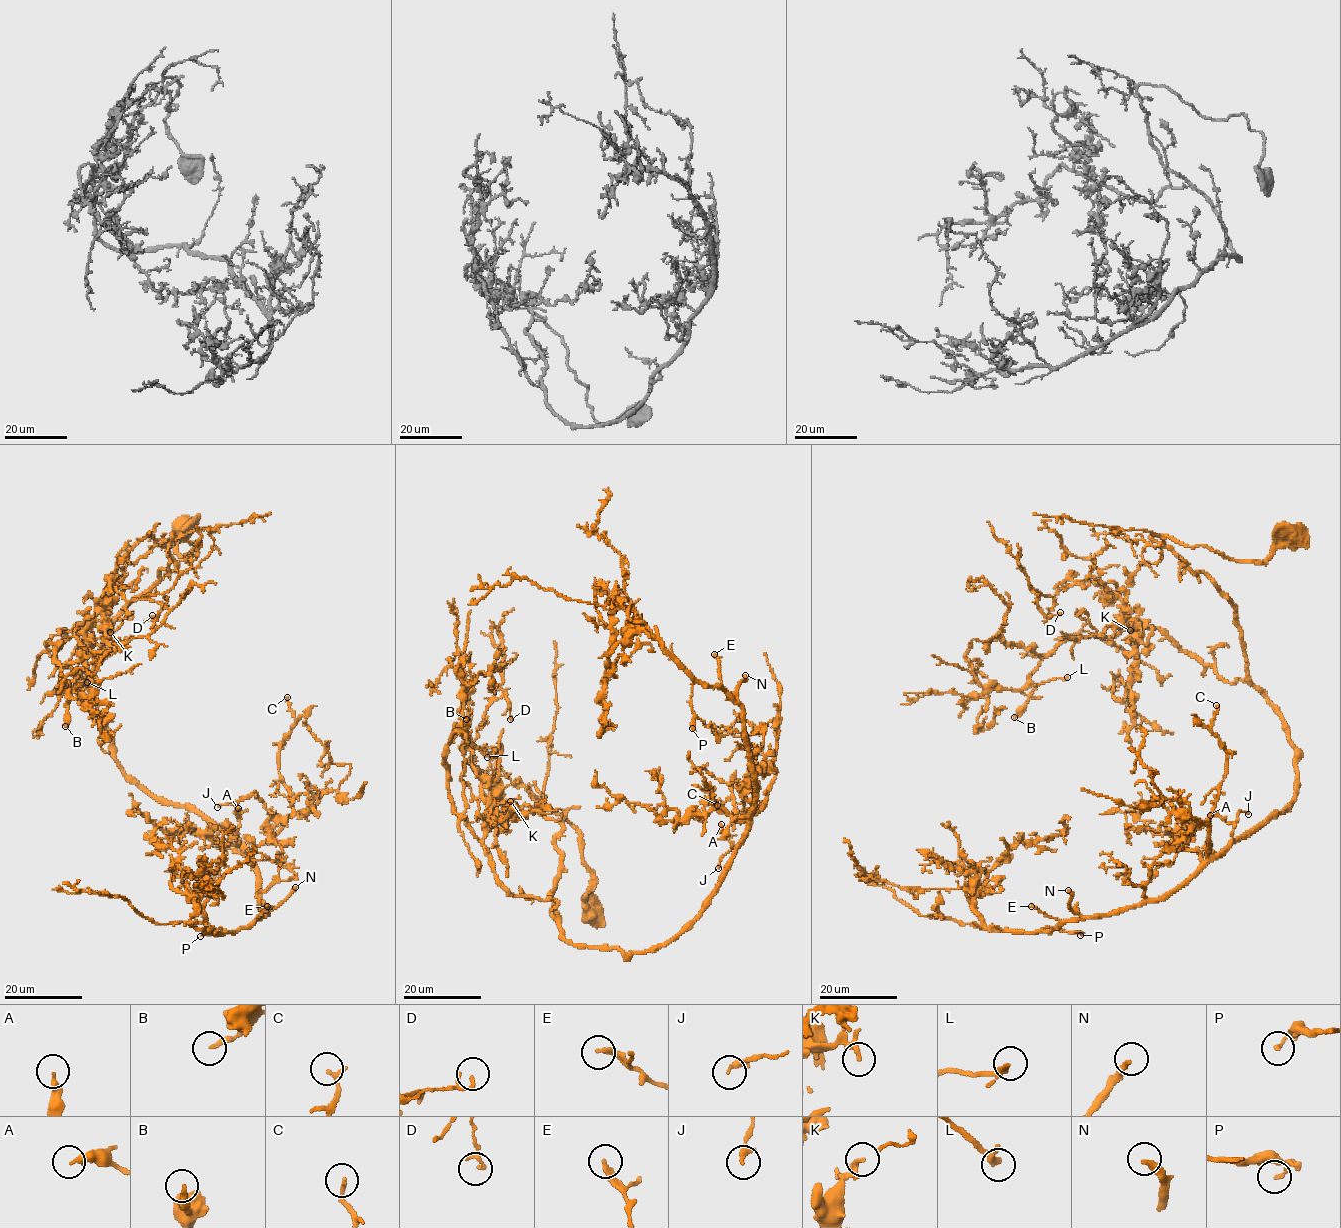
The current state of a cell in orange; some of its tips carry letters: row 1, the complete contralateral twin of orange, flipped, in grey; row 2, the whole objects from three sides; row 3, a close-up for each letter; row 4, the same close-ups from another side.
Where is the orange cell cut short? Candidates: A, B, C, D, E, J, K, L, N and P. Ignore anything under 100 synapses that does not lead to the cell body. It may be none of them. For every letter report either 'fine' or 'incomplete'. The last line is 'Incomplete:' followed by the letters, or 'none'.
A: fine
B: fine
C: fine
D: fine
E: fine
J: fine
K: fine
L: fine
N: incomplete
P: fine
Incomplete: N

